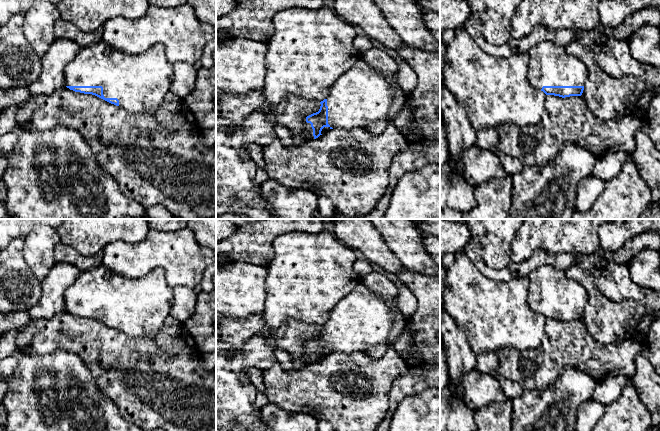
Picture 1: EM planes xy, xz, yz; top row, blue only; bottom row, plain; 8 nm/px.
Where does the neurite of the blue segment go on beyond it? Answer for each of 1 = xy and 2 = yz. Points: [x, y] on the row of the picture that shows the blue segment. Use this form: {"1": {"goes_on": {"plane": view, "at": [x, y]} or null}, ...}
{"1": {"goes_on": {"plane": "xy", "at": [140, 82]}}, "2": {"goes_on": {"plane": "yz", "at": [549, 64]}}}

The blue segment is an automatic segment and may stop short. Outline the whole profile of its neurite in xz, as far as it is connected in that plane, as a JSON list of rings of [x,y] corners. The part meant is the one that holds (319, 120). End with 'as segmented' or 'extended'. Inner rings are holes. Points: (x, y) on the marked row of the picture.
[[[359,59],[330,87],[319,111],[306,117],[304,133],[312,140],[324,127],[348,129],[384,121],[393,93],[384,75]]] | extended

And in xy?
[[[100,41],[82,47],[64,75],[70,90],[95,95],[132,114],[157,109],[174,79],[161,43],[131,55]]] | extended

